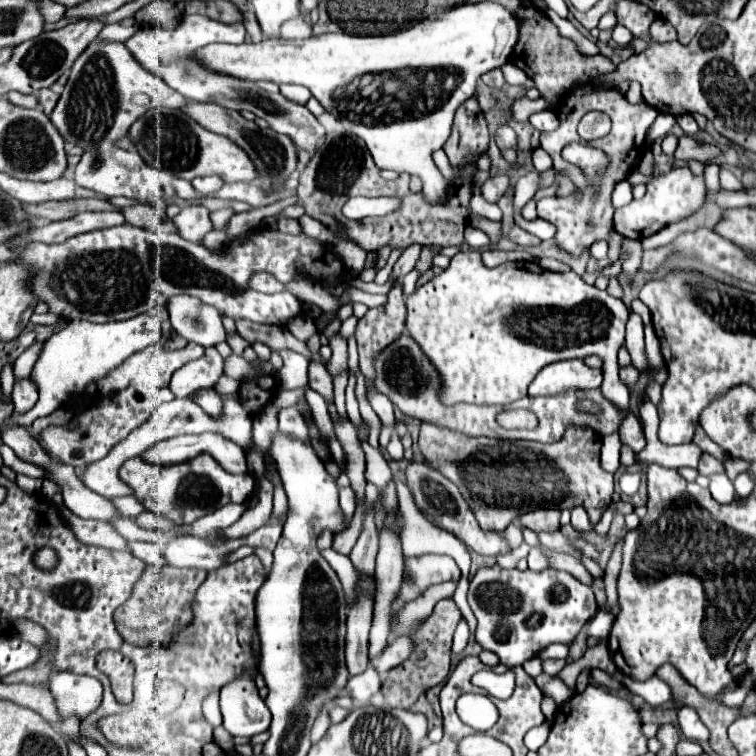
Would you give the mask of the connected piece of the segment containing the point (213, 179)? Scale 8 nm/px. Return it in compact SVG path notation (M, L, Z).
M203 176L203 178L195 178L195 180L193 180L193 188L195 188L197 192L201 192L203 196L207 196L209 192L219 190L221 184L223 184L223 180L221 180L219 176Z

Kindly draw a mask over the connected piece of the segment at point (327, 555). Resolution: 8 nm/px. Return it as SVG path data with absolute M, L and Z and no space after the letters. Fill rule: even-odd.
M333 548L321 550L321 556L329 562L329 566L337 572L343 588L345 588L345 596L347 596L347 604L353 604L355 600L355 588L359 582L359 572L355 572L349 556L343 556L339 552L335 552Z

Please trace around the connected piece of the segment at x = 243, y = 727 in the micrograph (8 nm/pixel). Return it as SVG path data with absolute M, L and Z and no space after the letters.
M239 676L231 684L221 688L221 714L223 728L231 736L255 736L265 732L271 724L271 714L261 700L255 682L247 680L247 676Z

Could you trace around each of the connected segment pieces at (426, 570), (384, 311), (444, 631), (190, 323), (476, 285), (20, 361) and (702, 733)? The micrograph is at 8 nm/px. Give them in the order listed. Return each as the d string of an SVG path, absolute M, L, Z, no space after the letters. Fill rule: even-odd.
M417 556L417 558L405 558L405 576L401 584L399 598L395 602L393 618L395 612L407 602L417 598L427 586L447 582L447 580L459 580L461 572L451 556ZM411 580L411 582L409 582Z
M401 288L389 292L389 302L383 308L369 308L359 320L355 338L359 346L361 374L375 380L375 358L393 344L405 330L405 298Z
M445 598L435 606L433 614L411 636L411 640L415 644L411 656L405 662L401 662L399 666L395 666L387 672L387 678L381 686L381 692L383 692L383 698L387 700L389 706L407 710L417 702L417 698L423 692L427 692L429 688L441 684L447 678L449 658L451 658L451 638L453 638L453 632L455 632L457 624L461 622L461 618L463 618L463 614L457 608L457 604L453 602L453 598Z
M175 298L167 310L171 316L171 326L187 342L209 348L225 340L221 314L211 304L205 304L199 298Z
M469 250L451 258L449 268L433 276L407 298L407 334L419 344L439 374L439 398L447 406L461 402L509 406L527 396L531 380L547 364L597 354L603 358L601 392L615 408L625 412L629 408L629 390L619 378L617 352L625 344L625 324L629 314L631 310L623 300L589 286L575 272L549 272L537 262L505 262L487 268L481 262L481 254Z
M41 342L33 344L31 348L27 348L13 364L13 374L17 380L25 380L31 374L31 368L35 364L35 356L39 356L39 346L43 346Z
M683 706L679 710L679 728L681 728L681 734L689 740L701 742L701 740L709 738L709 732L703 726L703 722L699 720L699 714L693 706Z

